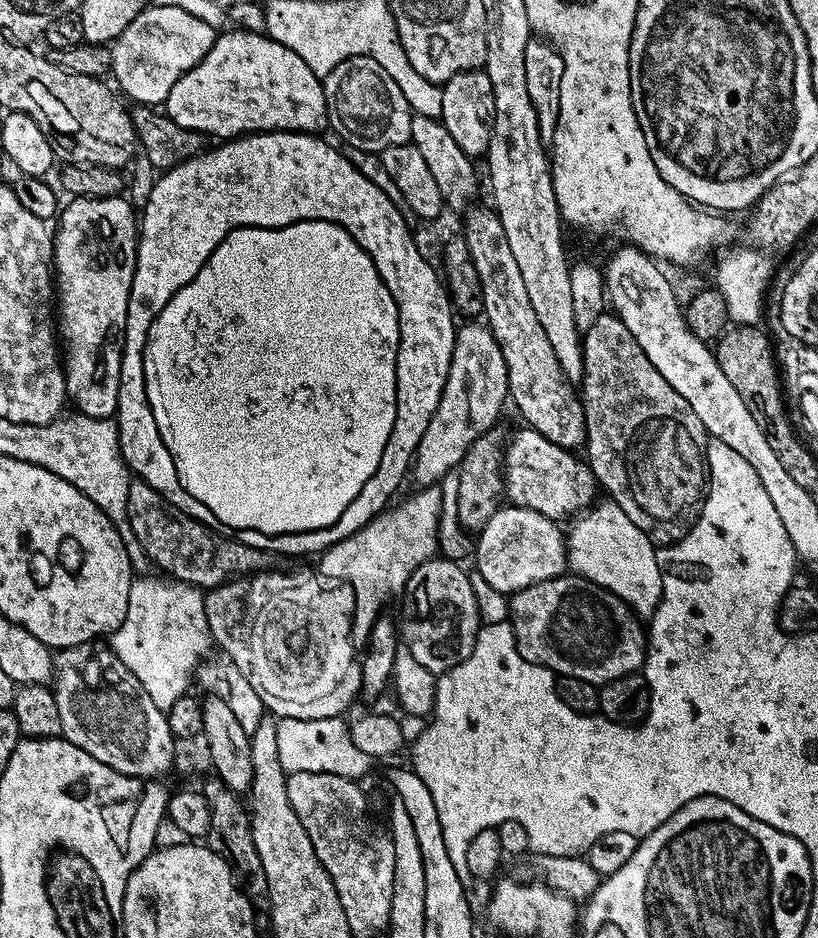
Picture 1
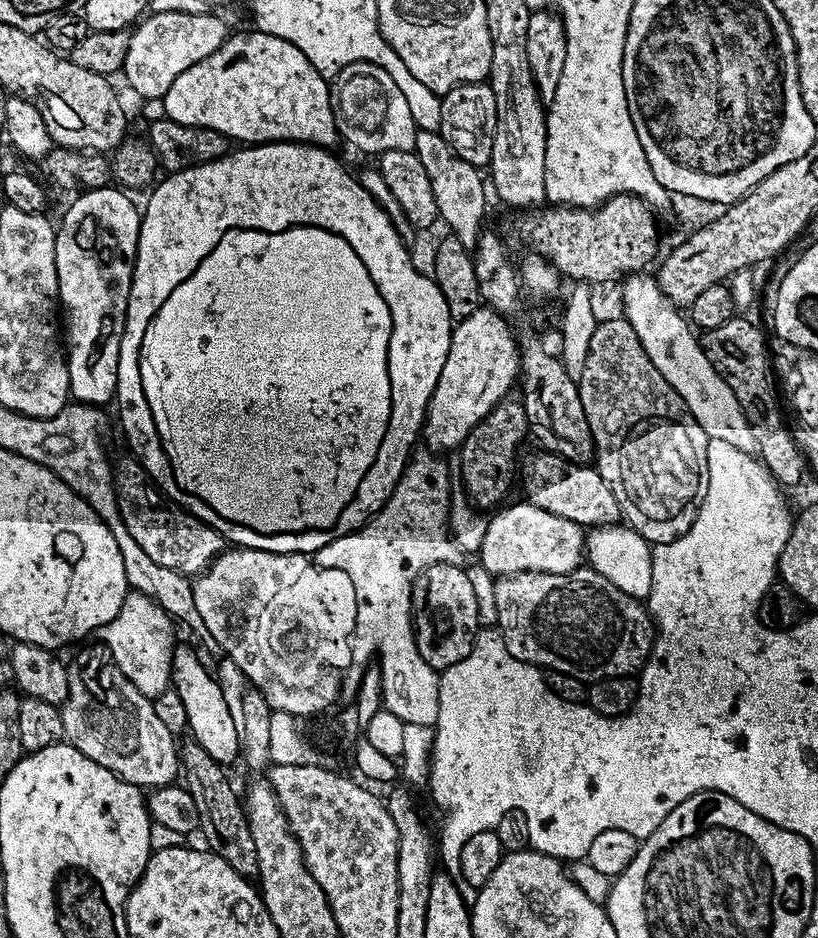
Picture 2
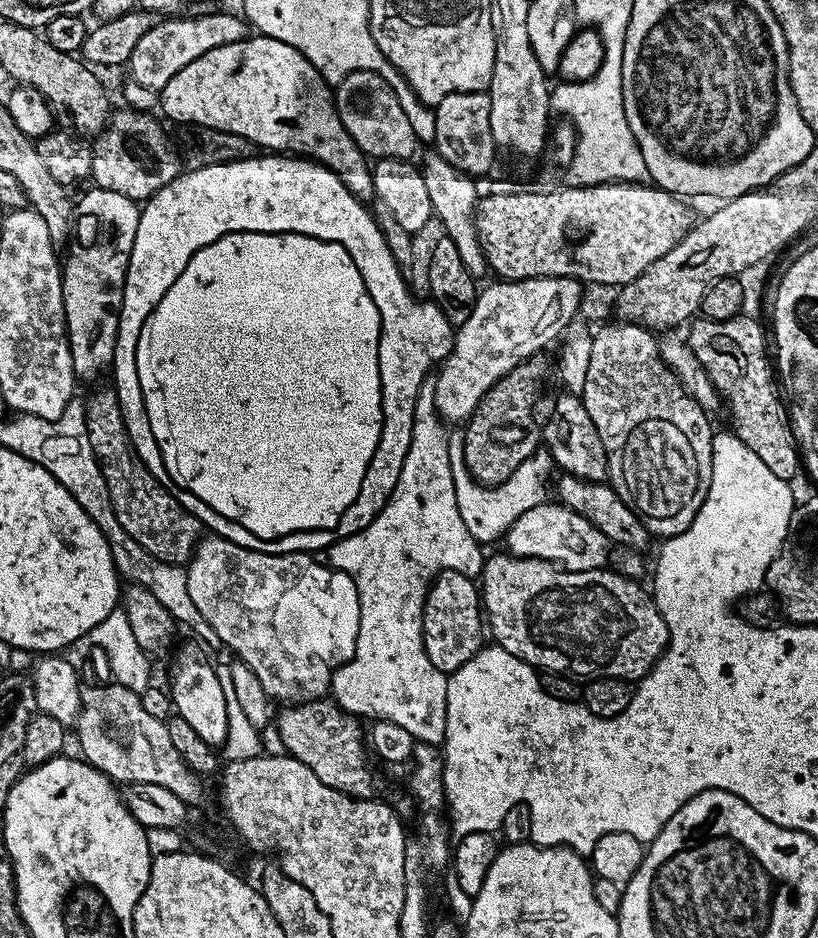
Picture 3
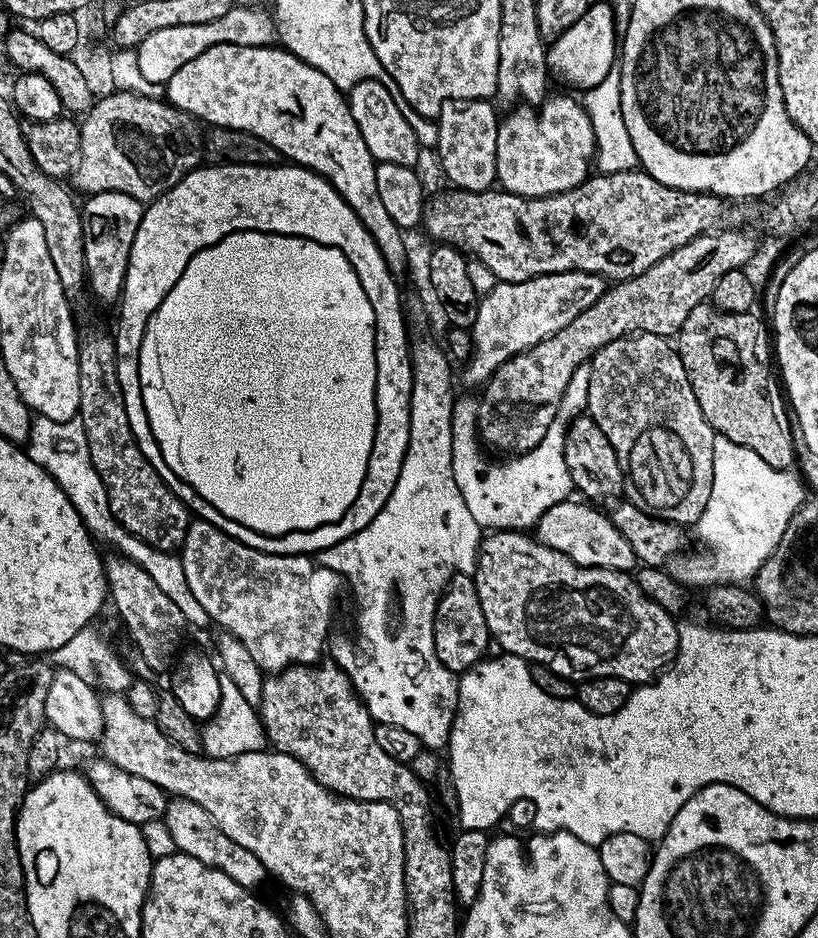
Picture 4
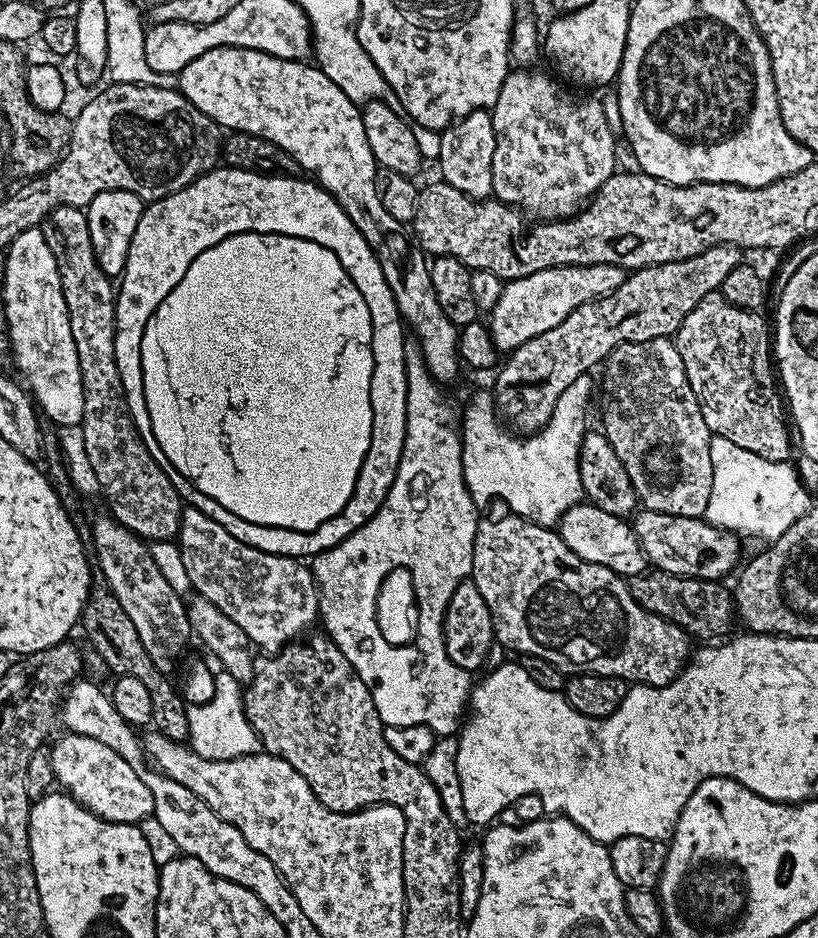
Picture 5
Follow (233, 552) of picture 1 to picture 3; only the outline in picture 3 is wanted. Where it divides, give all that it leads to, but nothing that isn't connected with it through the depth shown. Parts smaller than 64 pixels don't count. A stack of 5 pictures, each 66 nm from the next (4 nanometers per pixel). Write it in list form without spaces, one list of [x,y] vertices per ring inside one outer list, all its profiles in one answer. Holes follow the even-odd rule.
[[[115,387],[94,389],[86,399],[84,413],[86,430],[90,434],[90,450],[94,450],[102,478],[106,478],[110,502],[122,530],[126,530],[126,534],[130,534],[130,538],[134,538],[134,542],[154,558],[167,564],[187,565],[202,539],[201,522],[176,501],[174,494],[160,485],[158,478],[154,478],[142,462],[128,433]]]

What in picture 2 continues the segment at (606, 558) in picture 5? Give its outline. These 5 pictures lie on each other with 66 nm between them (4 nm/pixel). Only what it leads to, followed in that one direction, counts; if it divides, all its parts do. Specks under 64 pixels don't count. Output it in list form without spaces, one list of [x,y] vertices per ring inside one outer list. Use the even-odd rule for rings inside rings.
[[[527,502],[516,504],[505,512],[497,511],[496,517],[488,520],[488,529],[482,539],[478,559],[484,563],[486,571],[492,578],[506,576],[523,576],[525,572],[549,572],[555,576],[567,576],[581,567],[580,555],[584,552],[585,529],[570,522],[566,518],[558,518],[558,514],[550,514],[550,510],[542,510],[538,506]]]

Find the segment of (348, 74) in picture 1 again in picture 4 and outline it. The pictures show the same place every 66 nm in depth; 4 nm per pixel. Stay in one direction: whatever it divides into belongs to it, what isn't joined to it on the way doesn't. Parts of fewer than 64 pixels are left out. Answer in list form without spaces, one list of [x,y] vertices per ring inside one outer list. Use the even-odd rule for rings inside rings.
[[[384,80],[358,82],[346,93],[346,99],[354,122],[358,122],[362,142],[366,142],[366,150],[370,150],[373,160],[382,164],[394,162],[398,166],[419,165],[422,149],[418,138],[410,122],[406,122],[402,114],[401,101],[397,99],[393,89]]]

